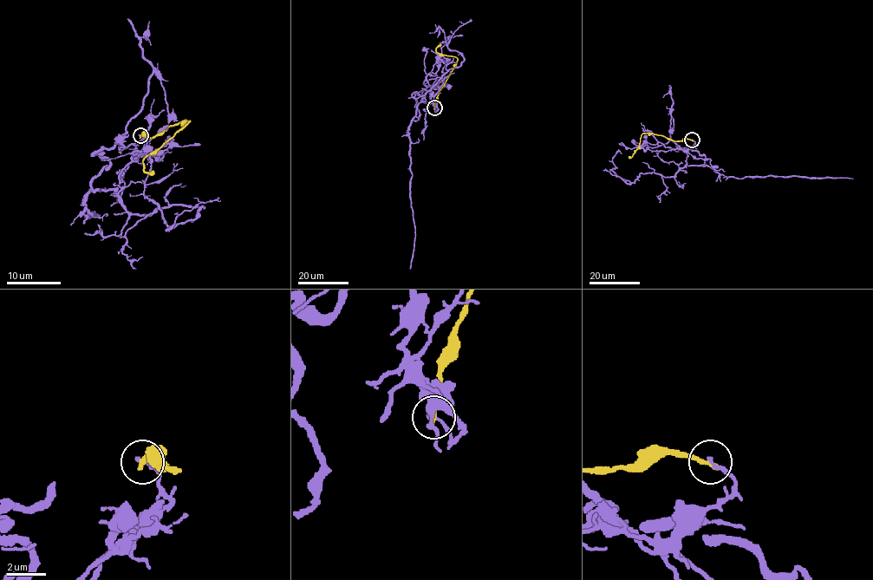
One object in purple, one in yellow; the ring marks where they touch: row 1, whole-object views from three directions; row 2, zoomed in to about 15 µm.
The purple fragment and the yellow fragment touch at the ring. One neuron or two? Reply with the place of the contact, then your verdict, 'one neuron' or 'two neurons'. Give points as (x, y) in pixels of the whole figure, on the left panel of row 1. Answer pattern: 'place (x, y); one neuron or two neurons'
place (140, 135); two neurons

